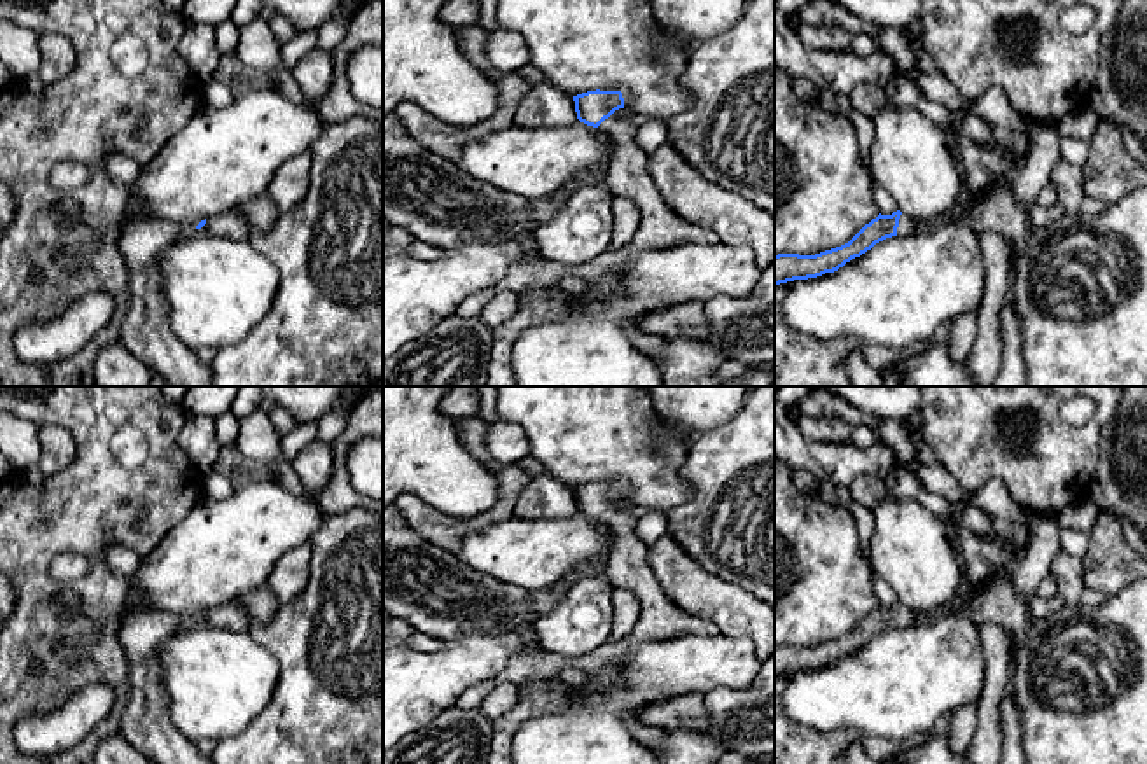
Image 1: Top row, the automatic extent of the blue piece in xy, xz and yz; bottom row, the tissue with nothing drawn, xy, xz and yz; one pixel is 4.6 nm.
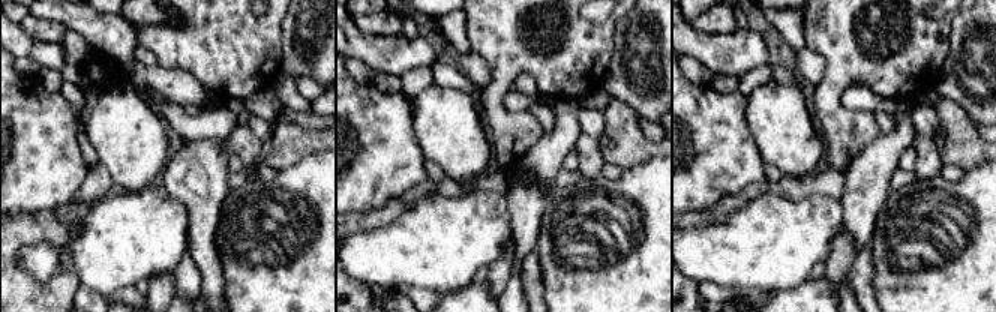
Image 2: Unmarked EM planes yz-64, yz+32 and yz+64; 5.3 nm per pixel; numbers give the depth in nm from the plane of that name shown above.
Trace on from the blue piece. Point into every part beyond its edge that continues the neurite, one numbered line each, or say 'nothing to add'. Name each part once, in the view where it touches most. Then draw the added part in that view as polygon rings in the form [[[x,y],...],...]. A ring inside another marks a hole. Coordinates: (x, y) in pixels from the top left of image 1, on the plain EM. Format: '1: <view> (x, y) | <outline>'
1: yz (906, 618) | [[[900,607],[899,610],[899,619],[897,619],[897,628],[909,628],[913,626],[920,617],[913,614],[907,607]]]

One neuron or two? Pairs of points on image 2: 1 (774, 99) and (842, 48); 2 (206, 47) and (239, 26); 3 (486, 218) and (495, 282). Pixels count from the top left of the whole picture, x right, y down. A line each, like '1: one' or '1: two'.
1: two
2: one
3: two

